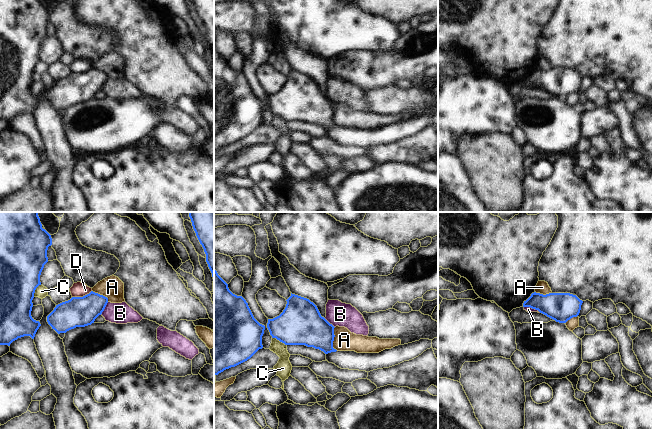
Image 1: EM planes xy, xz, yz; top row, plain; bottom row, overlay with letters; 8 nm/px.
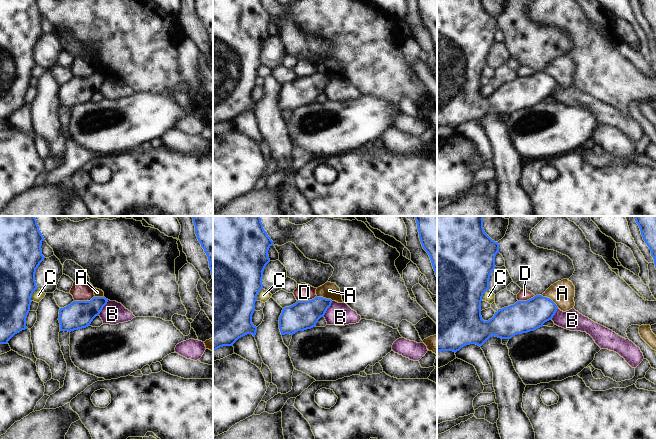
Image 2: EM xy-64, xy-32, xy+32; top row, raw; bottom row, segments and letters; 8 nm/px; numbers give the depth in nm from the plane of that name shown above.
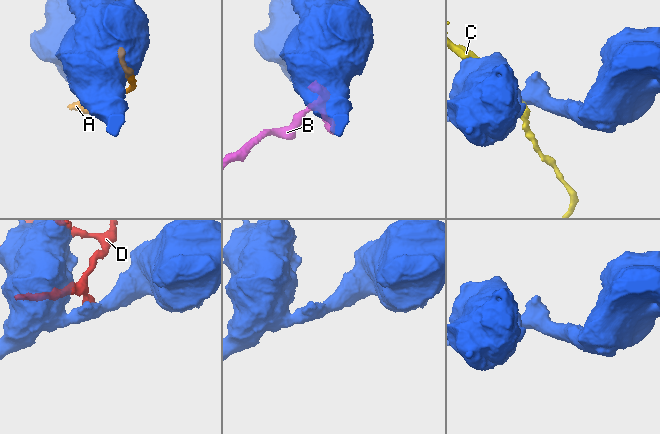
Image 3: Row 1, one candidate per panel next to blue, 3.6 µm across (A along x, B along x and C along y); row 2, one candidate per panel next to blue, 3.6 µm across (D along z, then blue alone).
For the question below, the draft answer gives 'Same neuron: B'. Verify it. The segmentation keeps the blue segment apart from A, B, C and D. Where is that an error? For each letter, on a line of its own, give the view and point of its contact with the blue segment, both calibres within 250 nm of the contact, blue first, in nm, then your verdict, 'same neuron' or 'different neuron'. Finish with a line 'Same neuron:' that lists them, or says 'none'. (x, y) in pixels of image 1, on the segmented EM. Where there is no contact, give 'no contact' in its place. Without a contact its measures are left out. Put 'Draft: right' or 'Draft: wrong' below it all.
A: xz (333, 339) | 300/170 nm | different neuron
B: xy (104, 308) | 240/180 nm | different neuron
C: xz (279, 340) | 340/130 nm | different neuron
D: xy (81, 297) | 240/120 nm | different neuron
Same neuron: none
Draft: wrong

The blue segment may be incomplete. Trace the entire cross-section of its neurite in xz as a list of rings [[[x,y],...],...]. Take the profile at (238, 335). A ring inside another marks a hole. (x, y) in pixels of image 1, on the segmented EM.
[[[214,270],[214,375],[247,361],[262,349],[264,330],[246,300],[233,294]]]

